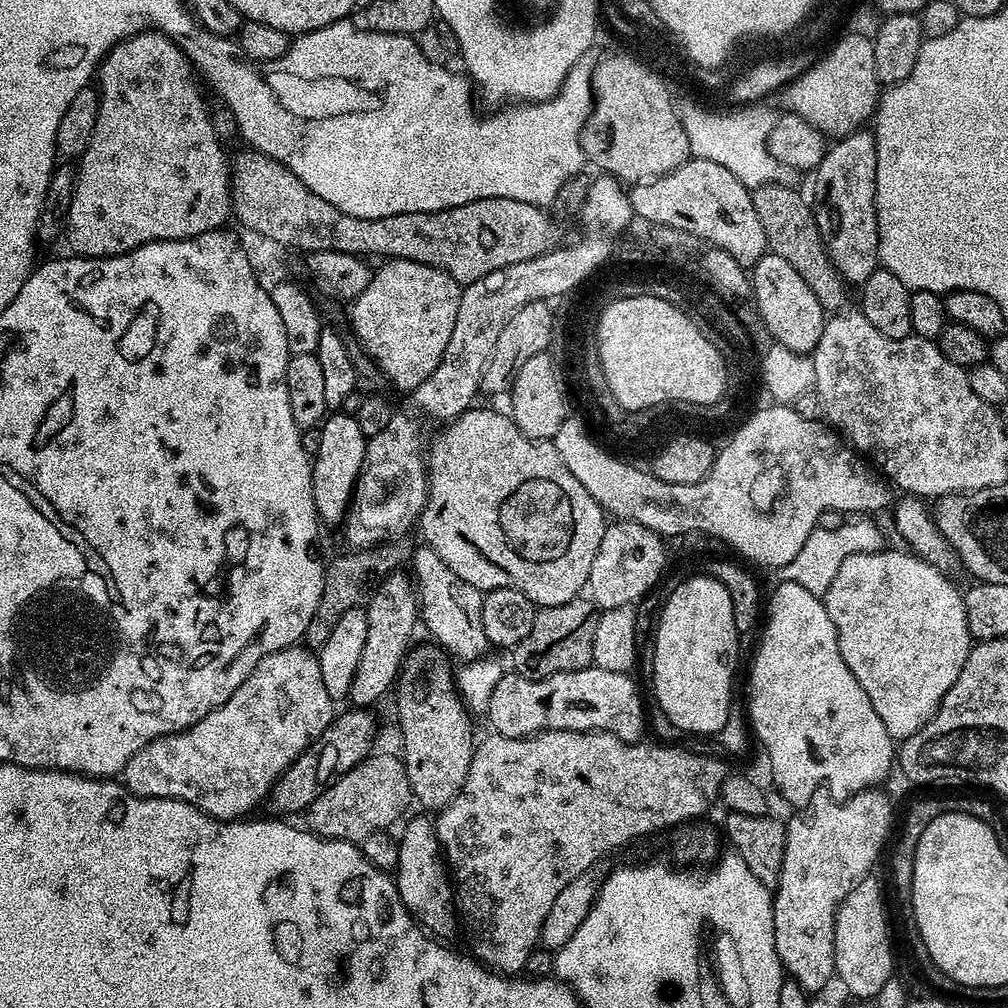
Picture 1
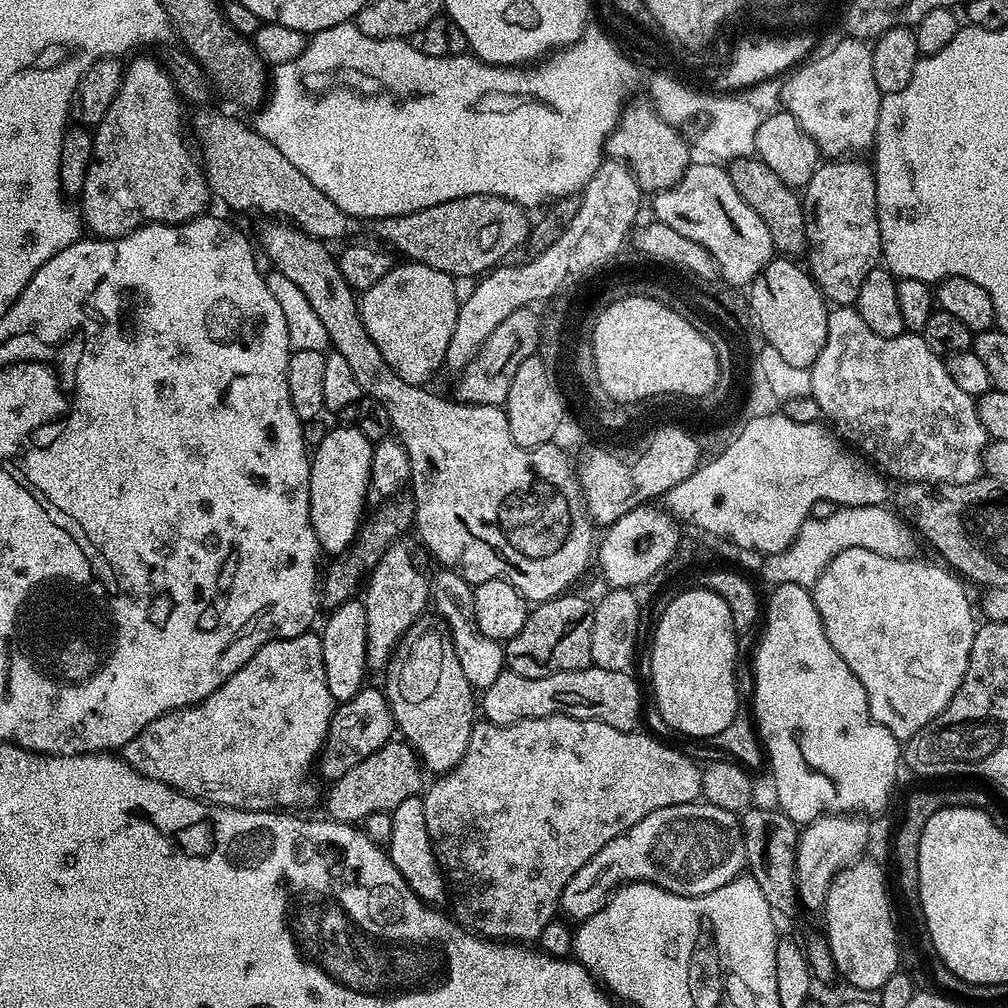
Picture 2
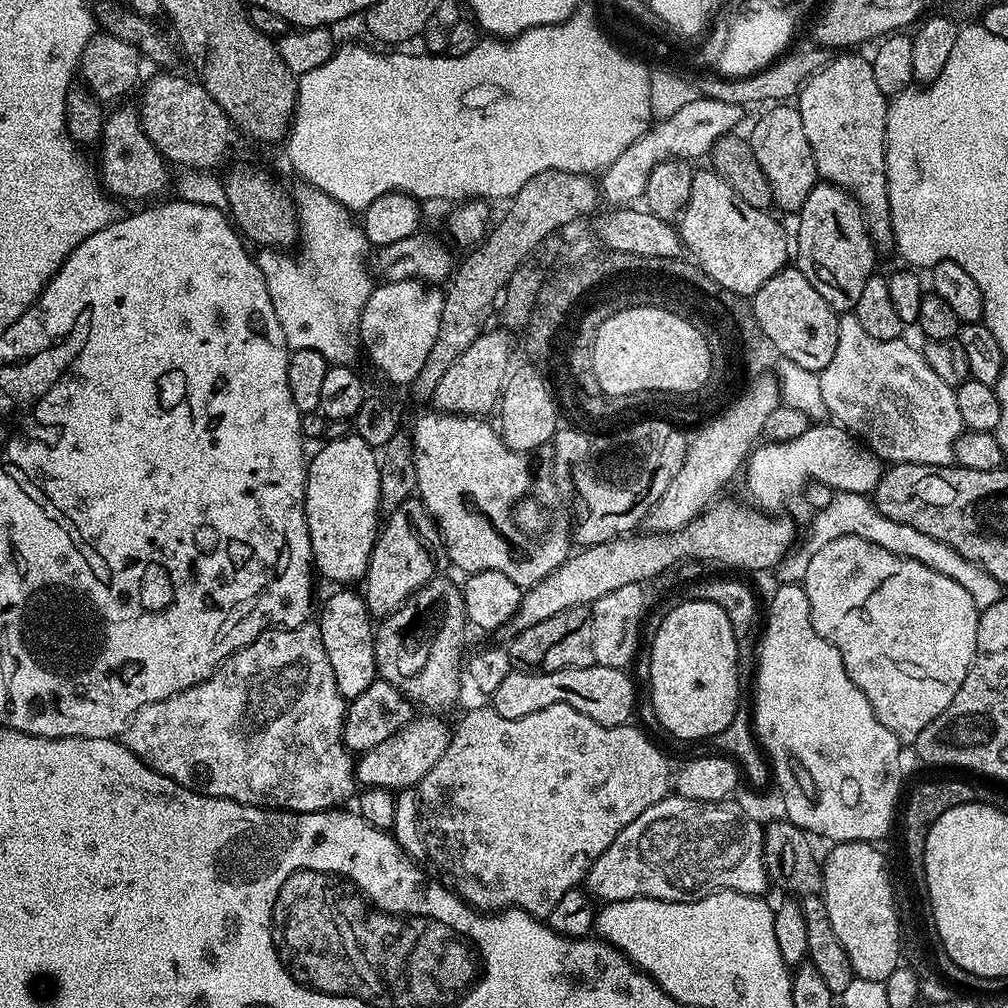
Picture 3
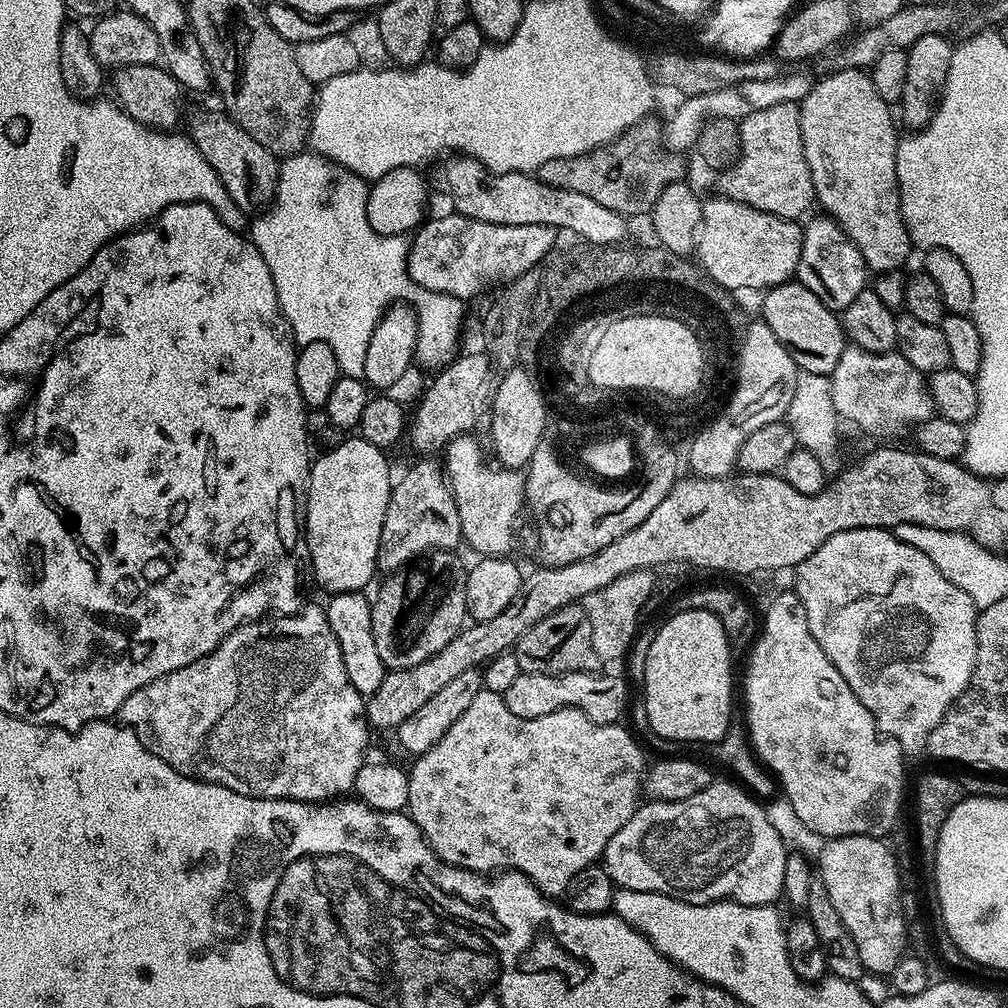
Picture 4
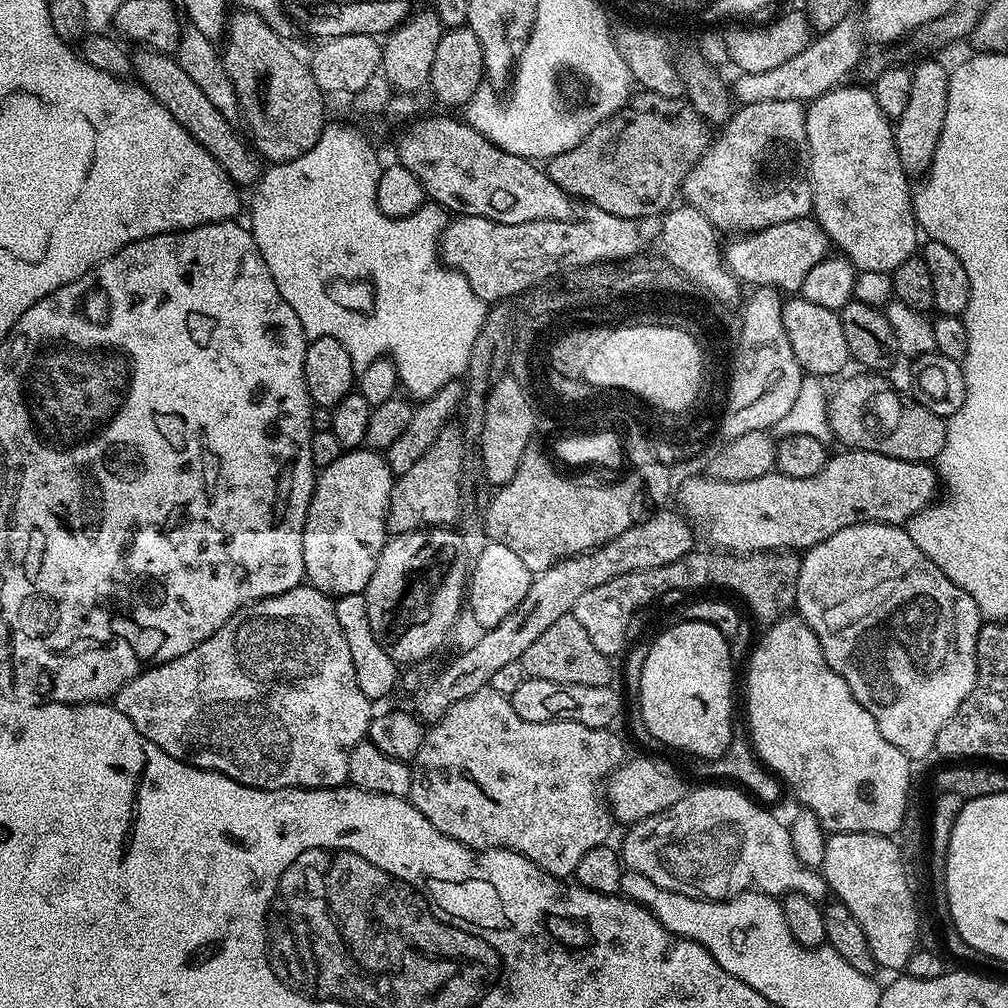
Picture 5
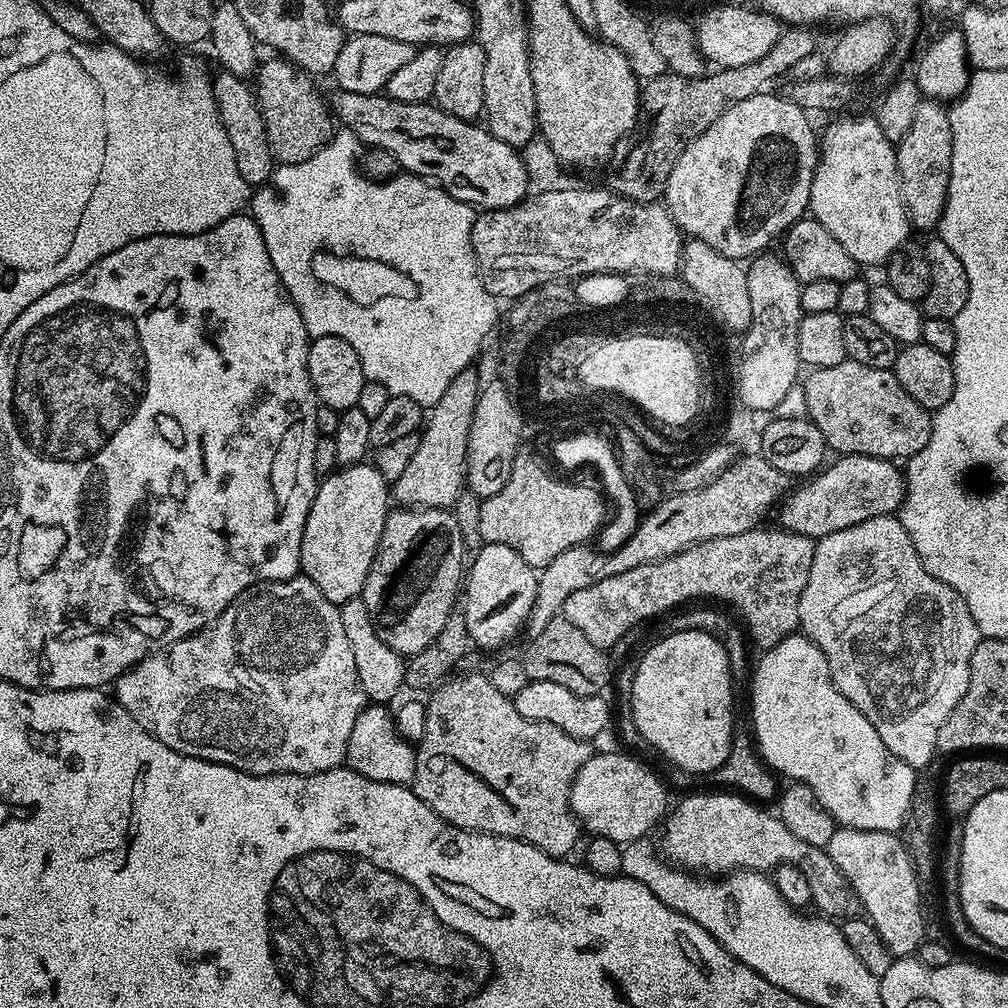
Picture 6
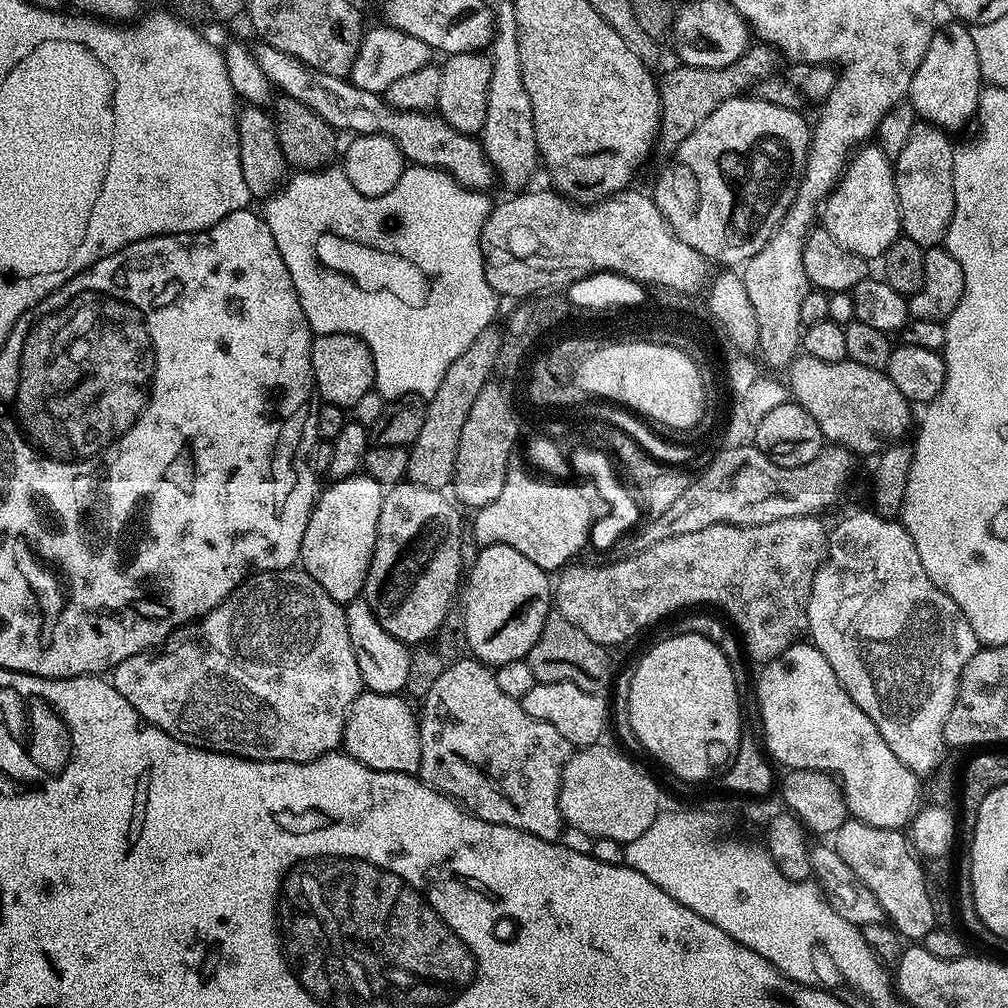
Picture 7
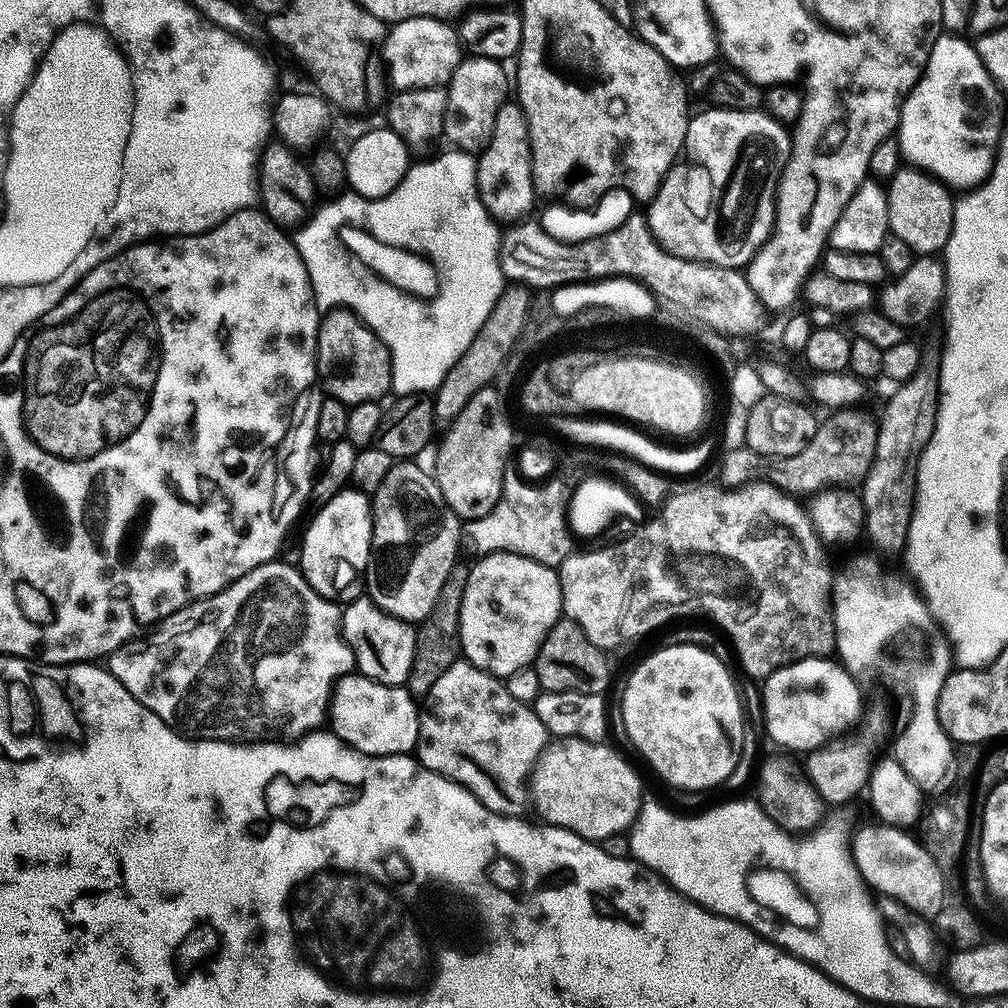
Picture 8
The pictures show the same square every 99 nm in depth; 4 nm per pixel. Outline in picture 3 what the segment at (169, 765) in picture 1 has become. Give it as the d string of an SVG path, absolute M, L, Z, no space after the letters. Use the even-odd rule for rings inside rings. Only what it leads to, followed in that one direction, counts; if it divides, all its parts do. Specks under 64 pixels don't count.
M309 622L299 628L270 628L263 632L254 642L232 653L210 678L200 684L190 686L170 698L162 698L158 702L150 702L142 706L132 715L132 720L125 726L122 742L150 770L186 786L190 790L200 792L204 796L217 796L233 800L239 804L249 804L255 808L270 808L285 812L322 812L336 810L357 795L356 770L353 753L344 744L344 714L346 701L338 690L338 682L334 682L334 670L330 666L330 658L326 658L326 646L322 646L320 625Z

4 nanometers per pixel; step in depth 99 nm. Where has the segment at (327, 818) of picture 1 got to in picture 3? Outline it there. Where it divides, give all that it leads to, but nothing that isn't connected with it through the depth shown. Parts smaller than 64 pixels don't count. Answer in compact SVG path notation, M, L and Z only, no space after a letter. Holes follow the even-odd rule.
M420 715L409 720L406 726L402 726L402 730L390 734L386 742L378 742L374 750L363 753L355 761L357 785L364 788L387 788L389 790L416 788L420 780L426 778L430 770L434 770L434 762L438 762L438 758L446 754L450 728L449 725L446 726L440 721L443 719L435 715Z

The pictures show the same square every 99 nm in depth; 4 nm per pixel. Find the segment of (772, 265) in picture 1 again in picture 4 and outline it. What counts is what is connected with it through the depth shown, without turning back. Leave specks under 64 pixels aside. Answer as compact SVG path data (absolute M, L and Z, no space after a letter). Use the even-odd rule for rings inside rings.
M799 282L779 284L763 293L764 307L762 313L770 330L774 330L774 338L788 348L800 372L809 372L819 376L828 376L838 366L838 358L842 358L846 347L844 325L841 317L830 311L814 294L814 290L806 290Z

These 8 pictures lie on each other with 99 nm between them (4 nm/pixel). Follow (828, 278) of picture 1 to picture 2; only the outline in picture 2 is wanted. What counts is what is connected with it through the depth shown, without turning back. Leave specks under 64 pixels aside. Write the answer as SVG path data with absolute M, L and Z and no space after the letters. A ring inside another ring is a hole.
M745 158L731 161L728 176L734 182L734 190L742 194L746 206L766 222L766 230L770 230L772 247L777 253L788 258L796 258L807 249L808 235L806 222L808 221L806 209L802 203L802 196L797 189L792 188L770 166L766 166L759 158Z

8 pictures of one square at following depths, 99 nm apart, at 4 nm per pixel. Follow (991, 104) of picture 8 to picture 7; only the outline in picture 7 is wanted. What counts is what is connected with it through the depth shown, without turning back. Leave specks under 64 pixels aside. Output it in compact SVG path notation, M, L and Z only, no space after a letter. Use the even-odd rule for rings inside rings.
M951 23L945 28L944 25L937 27L930 38L930 50L926 50L926 58L922 58L922 66L918 66L908 91L917 117L941 130L960 128L971 116L973 119L980 106L982 91L978 50L971 31L963 23Z

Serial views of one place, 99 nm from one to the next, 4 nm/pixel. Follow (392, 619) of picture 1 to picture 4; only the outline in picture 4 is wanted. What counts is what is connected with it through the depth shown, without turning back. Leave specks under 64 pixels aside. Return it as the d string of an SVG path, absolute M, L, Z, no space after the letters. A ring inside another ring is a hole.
M420 458L416 465L397 479L392 486L390 502L386 506L386 518L382 522L382 538L378 546L377 569L391 574L411 565L415 556L423 557L439 546L452 550L461 543L458 506L452 496L452 489L446 473L435 459Z

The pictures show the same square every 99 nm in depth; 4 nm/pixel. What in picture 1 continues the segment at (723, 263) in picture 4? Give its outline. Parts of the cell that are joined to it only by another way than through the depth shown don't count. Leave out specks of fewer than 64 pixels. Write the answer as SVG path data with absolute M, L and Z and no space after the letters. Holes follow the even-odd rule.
M689 158L685 164L678 166L673 172L667 172L657 180L650 180L635 185L631 189L630 199L632 211L641 221L660 228L675 228L681 234L688 233L700 240L713 244L714 247L726 250L726 254L734 257L738 263L751 266L757 264L769 251L766 234L762 230L762 222L758 222L758 210L754 210L752 193L747 186L726 166L718 166L718 162Z

